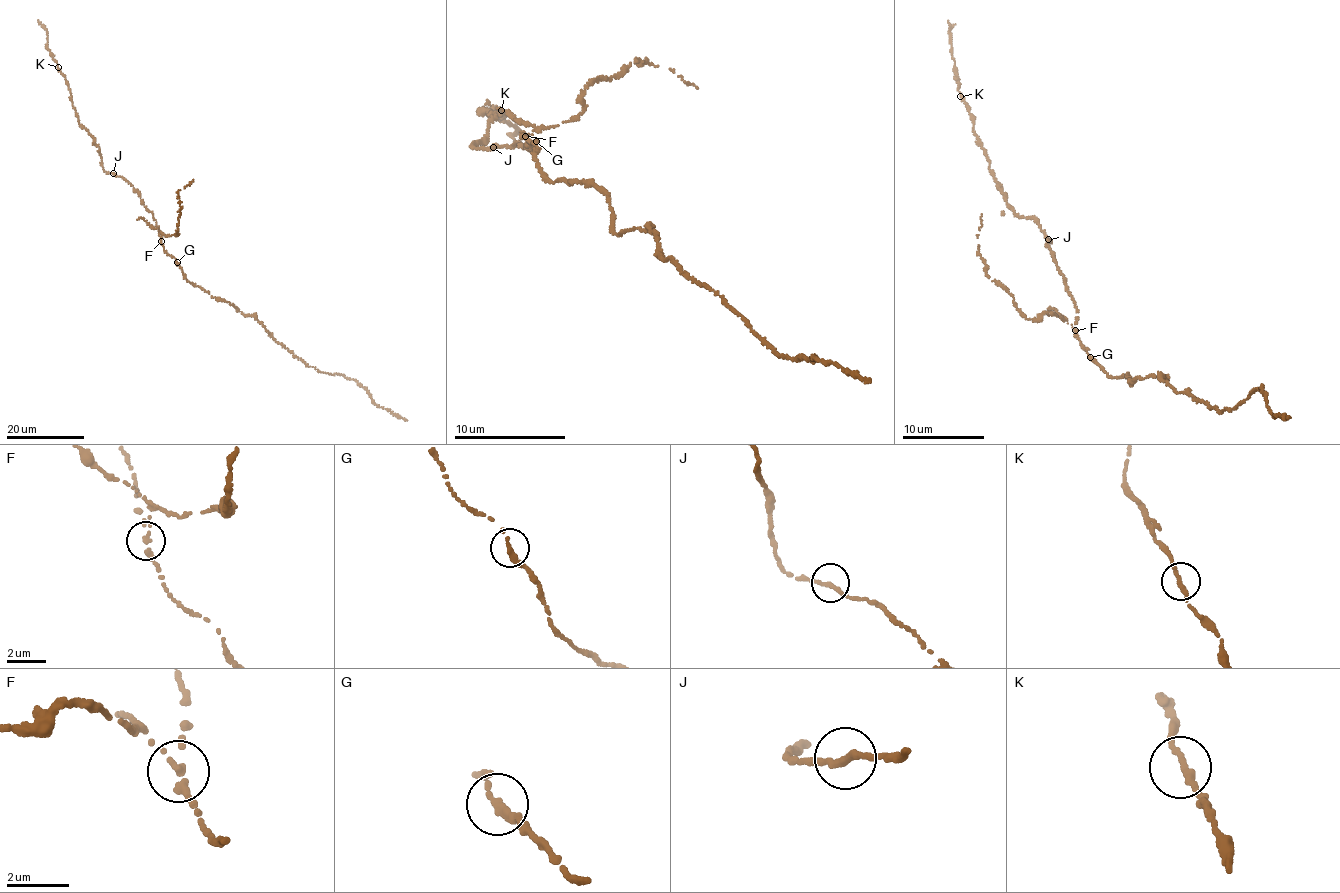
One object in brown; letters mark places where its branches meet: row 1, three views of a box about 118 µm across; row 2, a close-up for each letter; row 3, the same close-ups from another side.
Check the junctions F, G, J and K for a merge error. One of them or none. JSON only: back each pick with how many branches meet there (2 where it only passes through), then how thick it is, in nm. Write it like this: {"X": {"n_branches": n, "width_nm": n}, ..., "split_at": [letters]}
{"F": {"n_branches": 1, "width_nm": 280}, "split_at": ["F"]}

